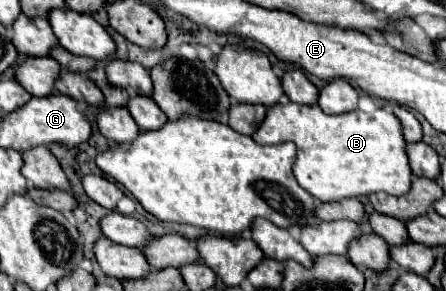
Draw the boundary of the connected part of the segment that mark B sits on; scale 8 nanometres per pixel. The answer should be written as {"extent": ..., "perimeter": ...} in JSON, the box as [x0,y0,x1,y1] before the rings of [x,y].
{"extent":[252,100,414,202],"perimeter":[[[286,100],[268,108],[260,130],[256,130],[252,138],[262,146],[294,142],[298,146],[294,176],[298,184],[320,202],[358,198],[374,192],[404,196],[408,188],[412,188],[414,174],[408,162],[402,122],[394,112],[384,108],[370,114],[362,110],[324,114],[320,106],[304,106]]]}

